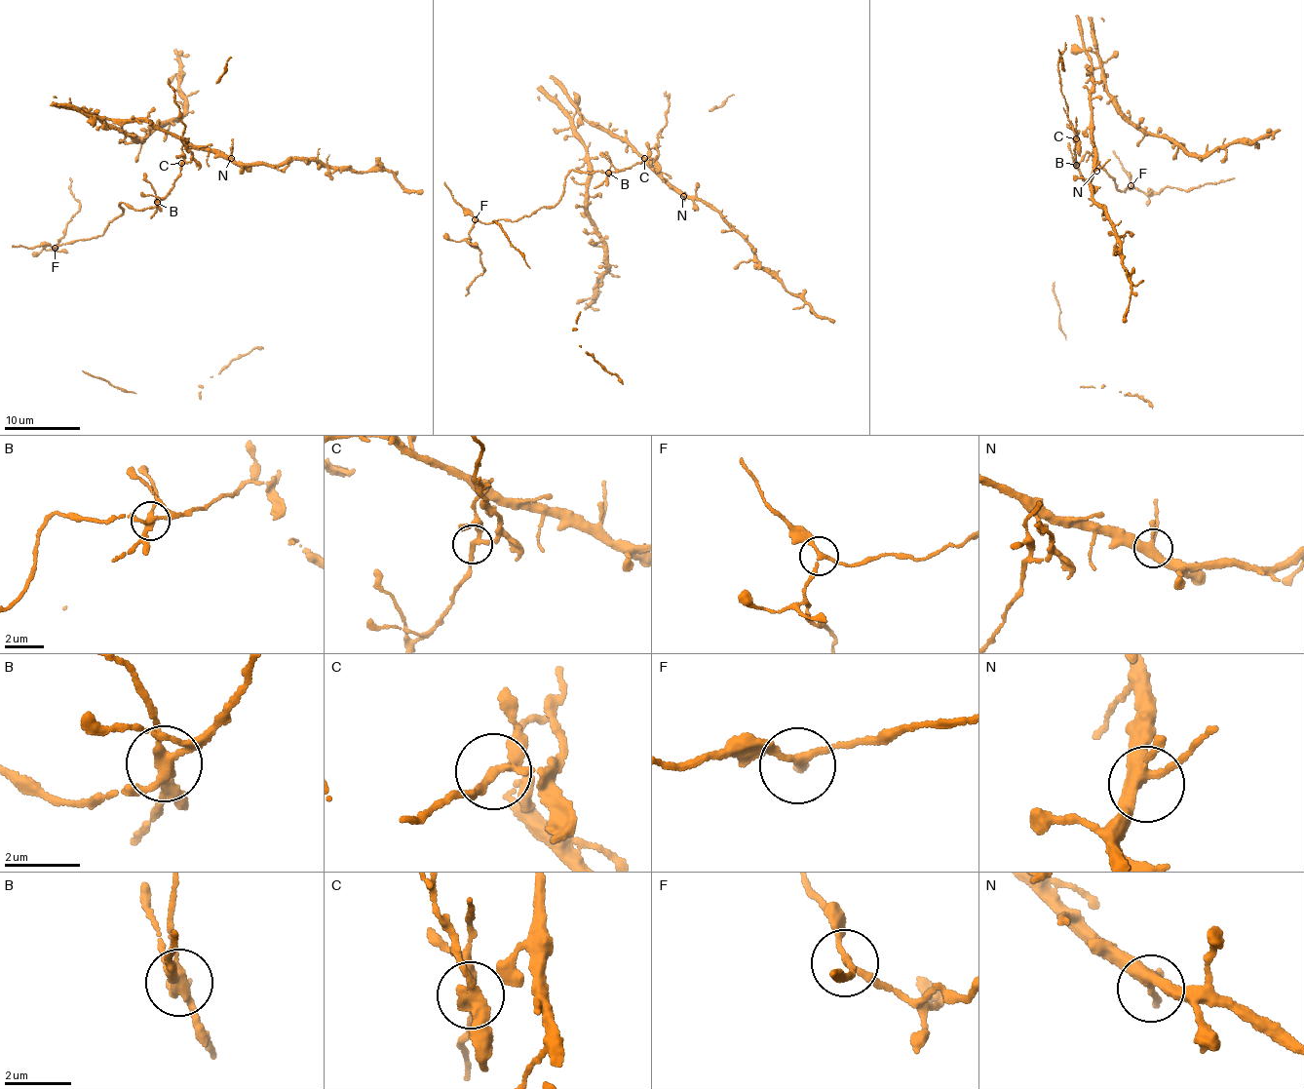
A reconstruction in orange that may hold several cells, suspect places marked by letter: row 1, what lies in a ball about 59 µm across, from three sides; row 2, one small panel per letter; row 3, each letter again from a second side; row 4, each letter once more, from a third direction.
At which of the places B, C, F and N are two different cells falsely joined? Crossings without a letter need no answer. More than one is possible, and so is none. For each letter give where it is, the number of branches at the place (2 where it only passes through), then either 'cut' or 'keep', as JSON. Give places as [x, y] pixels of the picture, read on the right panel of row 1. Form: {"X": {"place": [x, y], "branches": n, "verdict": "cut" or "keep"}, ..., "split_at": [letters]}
{"B": {"place": [1076, 165], "branches": 5, "verdict": "cut"}, "C": {"place": [1076, 138], "branches": 3, "verdict": "cut"}, "F": {"place": [1131, 185], "branches": 3, "verdict": "keep"}, "N": {"place": [1096, 171], "branches": 4, "verdict": "keep"}, "split_at": ["B", "C"]}

